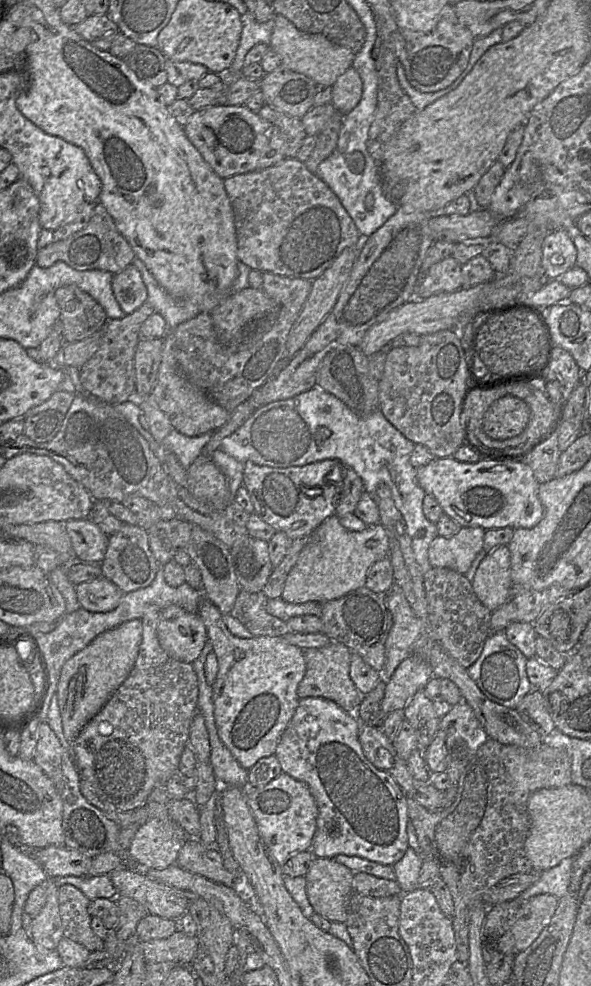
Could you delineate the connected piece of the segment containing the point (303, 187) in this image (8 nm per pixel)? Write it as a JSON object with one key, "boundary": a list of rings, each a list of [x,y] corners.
{"boundary":[[[297,158],[224,179],[235,218],[237,256],[251,269],[315,280],[345,248],[362,241],[355,222],[330,187]]]}

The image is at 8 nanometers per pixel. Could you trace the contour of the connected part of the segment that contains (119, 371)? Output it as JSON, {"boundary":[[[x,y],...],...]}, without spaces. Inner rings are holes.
{"boundary":[[[146,301],[133,313],[124,318],[109,319],[102,329],[102,340],[96,353],[80,368],[80,379],[86,394],[115,405],[129,400],[136,392],[135,353],[141,340],[141,327],[154,307]]]}

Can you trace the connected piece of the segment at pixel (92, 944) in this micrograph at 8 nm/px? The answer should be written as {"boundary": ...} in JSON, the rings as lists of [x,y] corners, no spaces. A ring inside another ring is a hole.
{"boundary":[[[71,884],[59,887],[58,902],[64,936],[84,945],[90,952],[105,949],[105,941],[91,927],[90,900]]]}

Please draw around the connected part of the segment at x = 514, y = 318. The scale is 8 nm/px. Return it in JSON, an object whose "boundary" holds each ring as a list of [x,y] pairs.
{"boundary":[[[528,309],[489,312],[475,338],[475,351],[490,373],[513,373],[537,368],[550,356],[549,333],[541,316]]]}

